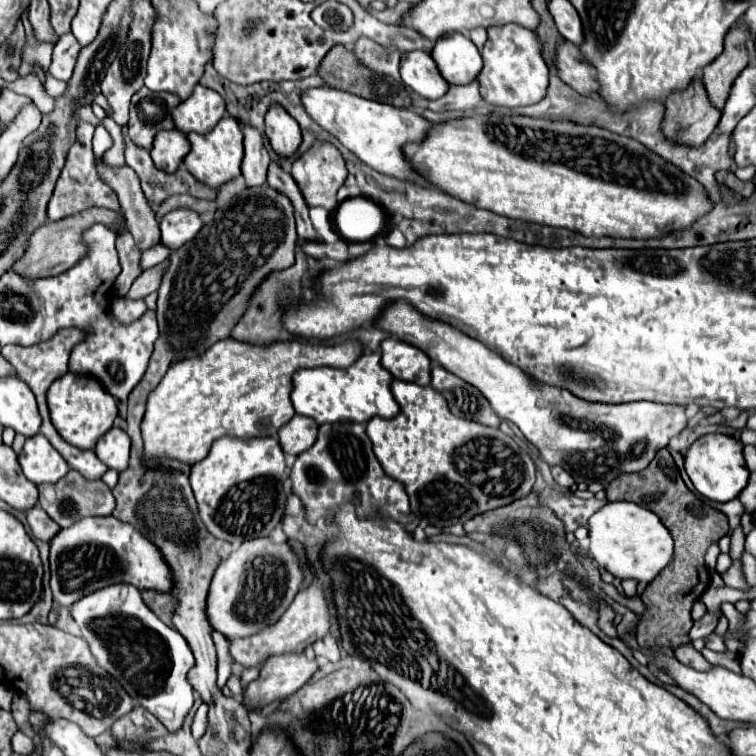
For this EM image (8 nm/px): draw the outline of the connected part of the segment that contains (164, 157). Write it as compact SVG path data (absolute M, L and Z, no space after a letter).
M172 128L168 132L160 130L156 134L150 154L152 154L156 168L160 168L164 172L176 172L176 168L180 166L180 162L184 160L188 150L190 150L190 144L188 144L186 134L180 132L178 128Z

